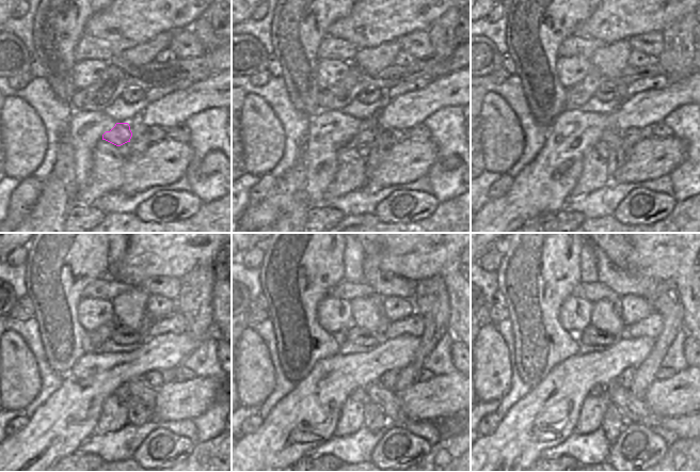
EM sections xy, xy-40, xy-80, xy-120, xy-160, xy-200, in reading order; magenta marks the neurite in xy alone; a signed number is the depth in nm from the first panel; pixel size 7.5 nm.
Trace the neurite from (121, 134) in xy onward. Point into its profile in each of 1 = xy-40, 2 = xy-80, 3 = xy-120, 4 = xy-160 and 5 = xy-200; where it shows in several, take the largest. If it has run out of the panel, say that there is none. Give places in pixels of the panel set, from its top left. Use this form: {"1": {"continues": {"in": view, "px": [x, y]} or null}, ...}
{"1": {"continues": {"in": "xy-40", "px": [367, 135]}}, "2": {"continues": {"in": "xy-80", "px": [609, 137]}}, "3": {"continues": {"in": "xy-120", "px": [138, 389]}}, "4": {"continues": {"in": "xy-160", "px": [388, 400]}}, "5": {"continues": {"in": "xy-200", "px": [634, 409]}}}

